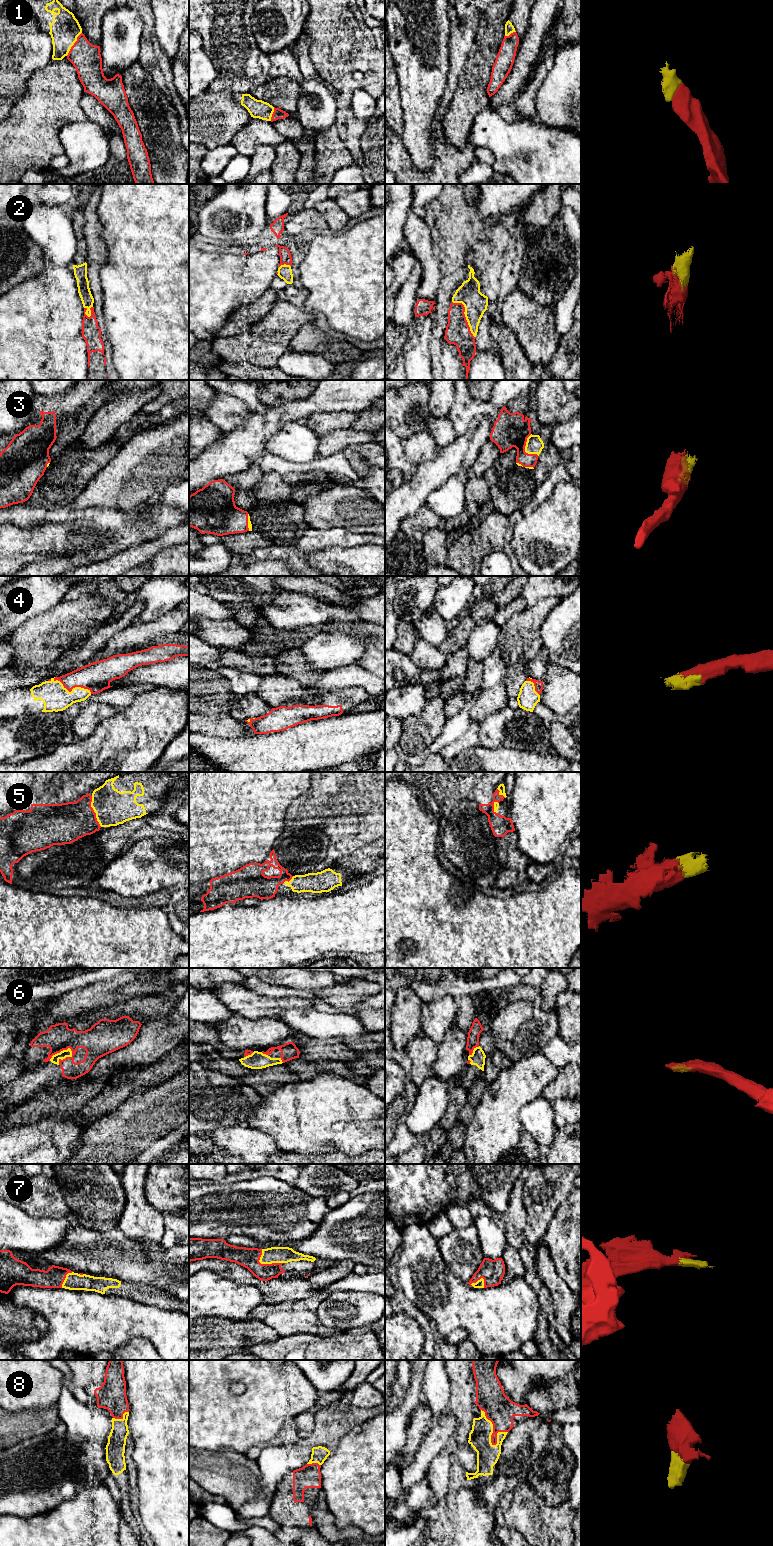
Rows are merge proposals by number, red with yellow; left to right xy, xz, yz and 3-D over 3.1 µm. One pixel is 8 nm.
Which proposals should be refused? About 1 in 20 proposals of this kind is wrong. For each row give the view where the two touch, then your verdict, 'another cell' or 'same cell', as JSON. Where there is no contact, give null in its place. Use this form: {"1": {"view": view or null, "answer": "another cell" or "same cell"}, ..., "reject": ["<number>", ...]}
{"1": {"view": "xy", "answer": "same cell"}, "2": {"view": "yz", "answer": "same cell"}, "3": {"view": "yz", "answer": "same cell"}, "4": {"view": "xy", "answer": "same cell"}, "5": {"view": "xy", "answer": "same cell"}, "6": {"view": "xy", "answer": "same cell"}, "7": {"view": "xz", "answer": "same cell"}, "8": {"view": "yz", "answer": "same cell"}, "reject": []}

